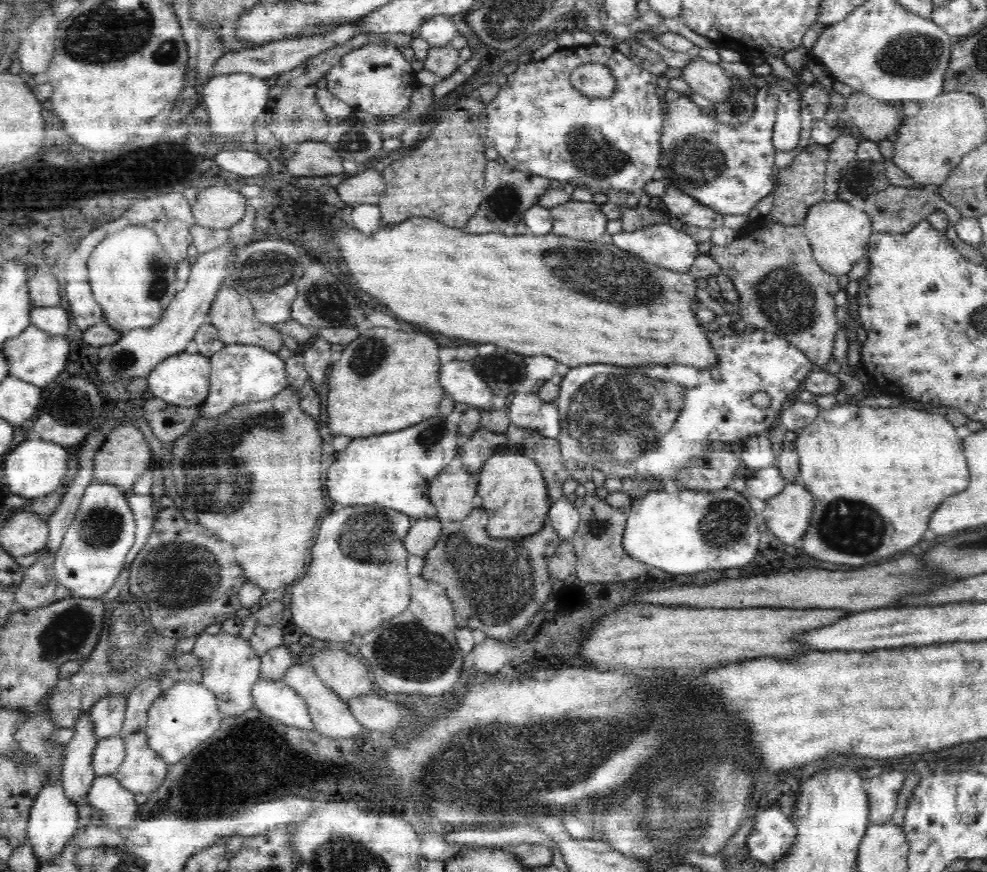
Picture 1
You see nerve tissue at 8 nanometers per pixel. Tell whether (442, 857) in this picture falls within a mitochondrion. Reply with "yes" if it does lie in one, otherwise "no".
no

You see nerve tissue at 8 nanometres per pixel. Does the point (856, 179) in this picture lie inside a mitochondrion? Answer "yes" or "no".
yes

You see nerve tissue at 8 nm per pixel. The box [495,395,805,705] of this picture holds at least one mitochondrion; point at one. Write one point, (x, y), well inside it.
(725, 523)

